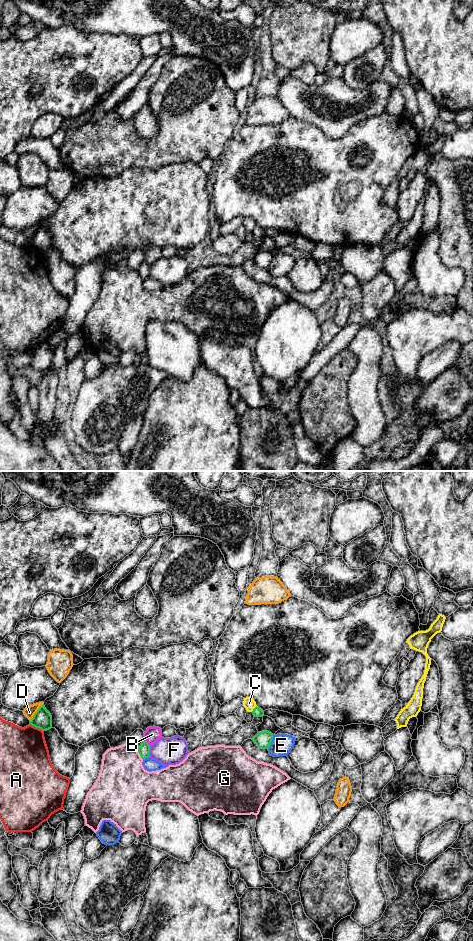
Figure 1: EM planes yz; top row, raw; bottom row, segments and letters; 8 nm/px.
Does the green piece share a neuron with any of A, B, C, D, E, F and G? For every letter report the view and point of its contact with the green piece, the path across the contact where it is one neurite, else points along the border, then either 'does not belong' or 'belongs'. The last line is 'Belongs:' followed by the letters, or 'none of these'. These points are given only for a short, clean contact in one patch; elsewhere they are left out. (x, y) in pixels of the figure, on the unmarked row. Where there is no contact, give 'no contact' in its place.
A: contact yz (37, 247); does not belong
B: contact yz (147, 263); does not belong
C: contact yz (254, 228); border yz (256, 225), (251, 231); does not belong
D: contact yz (36, 232); does not belong
E: contact yz (271, 261); does not belong
F: contact yz (149, 271); does not belong
G: contact yz (140, 275); does not belong
Belongs: none of these

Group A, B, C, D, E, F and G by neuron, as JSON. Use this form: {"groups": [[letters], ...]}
{"groups": [["A"], ["B"], ["C"], ["D"], ["E"], ["F"], ["G"]]}

